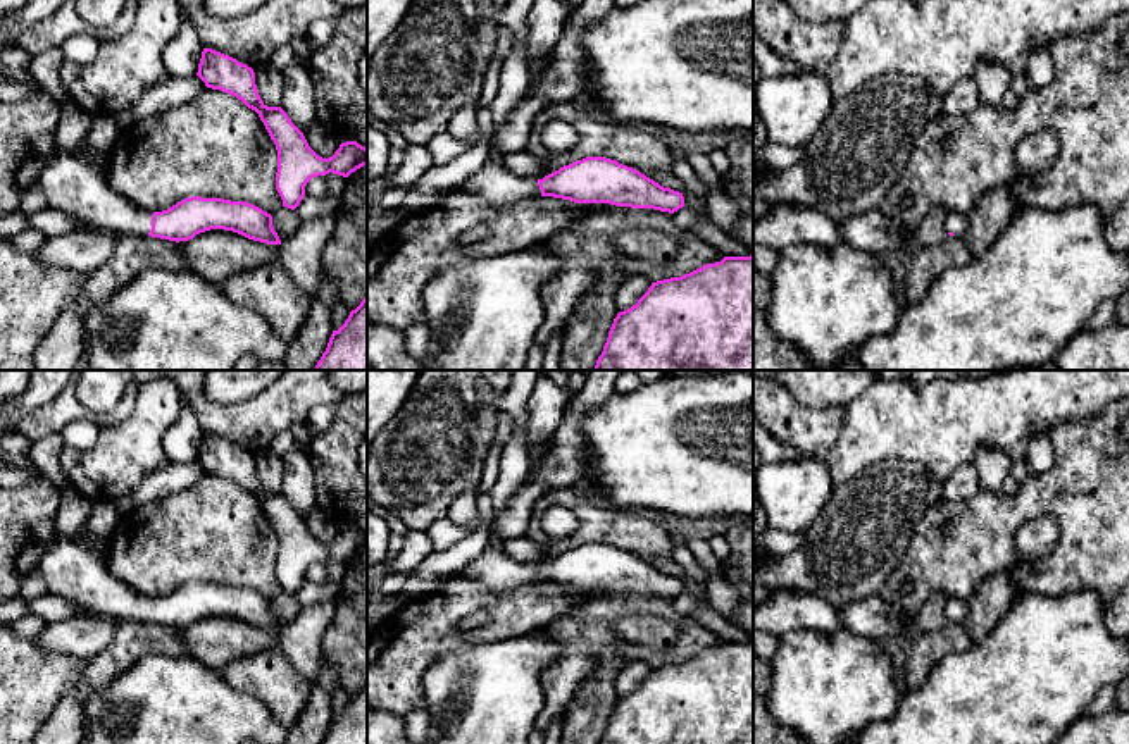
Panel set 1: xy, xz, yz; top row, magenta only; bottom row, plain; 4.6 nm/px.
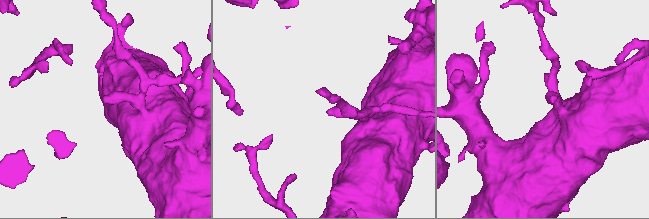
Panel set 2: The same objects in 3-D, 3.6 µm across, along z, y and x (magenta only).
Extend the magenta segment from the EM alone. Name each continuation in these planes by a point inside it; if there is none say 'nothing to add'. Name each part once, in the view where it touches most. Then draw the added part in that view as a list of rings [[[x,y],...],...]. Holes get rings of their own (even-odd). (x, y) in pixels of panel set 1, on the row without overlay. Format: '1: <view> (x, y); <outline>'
1: xy (73, 569); [[[97,501],[81,539],[55,541],[36,570],[50,592],[74,599],[83,611],[107,615],[119,623],[148,622],[152,598],[114,579],[105,567],[105,546],[121,518],[115,501]]]

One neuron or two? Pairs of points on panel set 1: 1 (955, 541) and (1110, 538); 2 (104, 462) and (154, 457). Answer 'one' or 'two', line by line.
1: one
2: one

